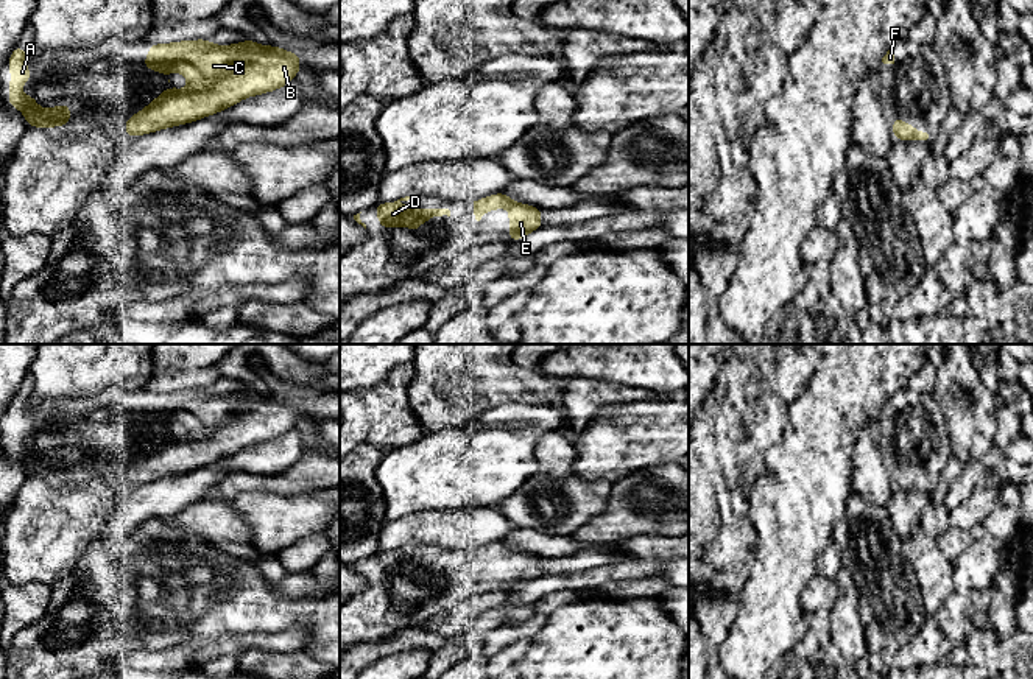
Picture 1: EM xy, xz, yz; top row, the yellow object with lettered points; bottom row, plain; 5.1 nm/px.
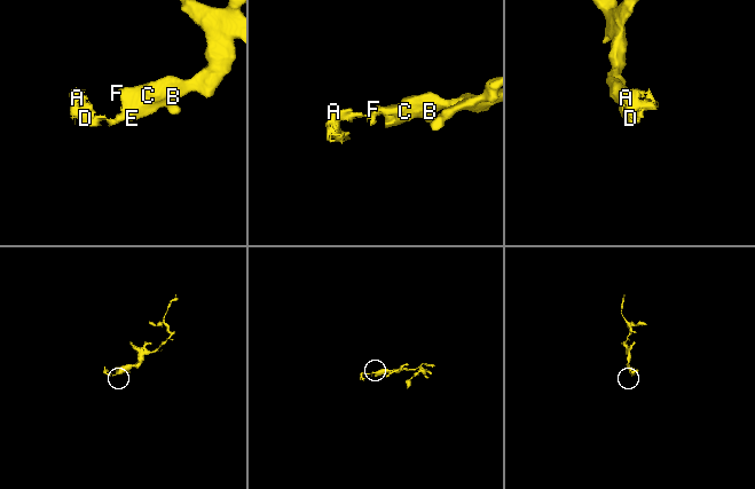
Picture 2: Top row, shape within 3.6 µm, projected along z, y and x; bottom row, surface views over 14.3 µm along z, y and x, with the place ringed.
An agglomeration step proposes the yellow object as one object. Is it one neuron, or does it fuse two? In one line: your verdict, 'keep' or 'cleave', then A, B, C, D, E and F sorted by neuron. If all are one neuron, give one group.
keep; groups A B C D E F

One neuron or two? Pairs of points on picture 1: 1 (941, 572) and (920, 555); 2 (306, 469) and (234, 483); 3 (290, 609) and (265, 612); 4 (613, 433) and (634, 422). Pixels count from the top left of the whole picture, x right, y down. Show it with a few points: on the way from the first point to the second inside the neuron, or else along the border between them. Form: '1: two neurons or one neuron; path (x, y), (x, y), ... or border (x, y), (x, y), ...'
1: one neuron; path (937, 572), (924, 559)
2: one neuron; path (289, 483), (251, 483)
3: one neuron; path (284, 612), (271, 612)
4: one neuron; path (617, 433), (624, 433), (630, 427)

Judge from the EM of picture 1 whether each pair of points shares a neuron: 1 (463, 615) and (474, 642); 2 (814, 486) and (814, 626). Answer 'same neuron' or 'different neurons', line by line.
1: different neurons
2: different neurons

